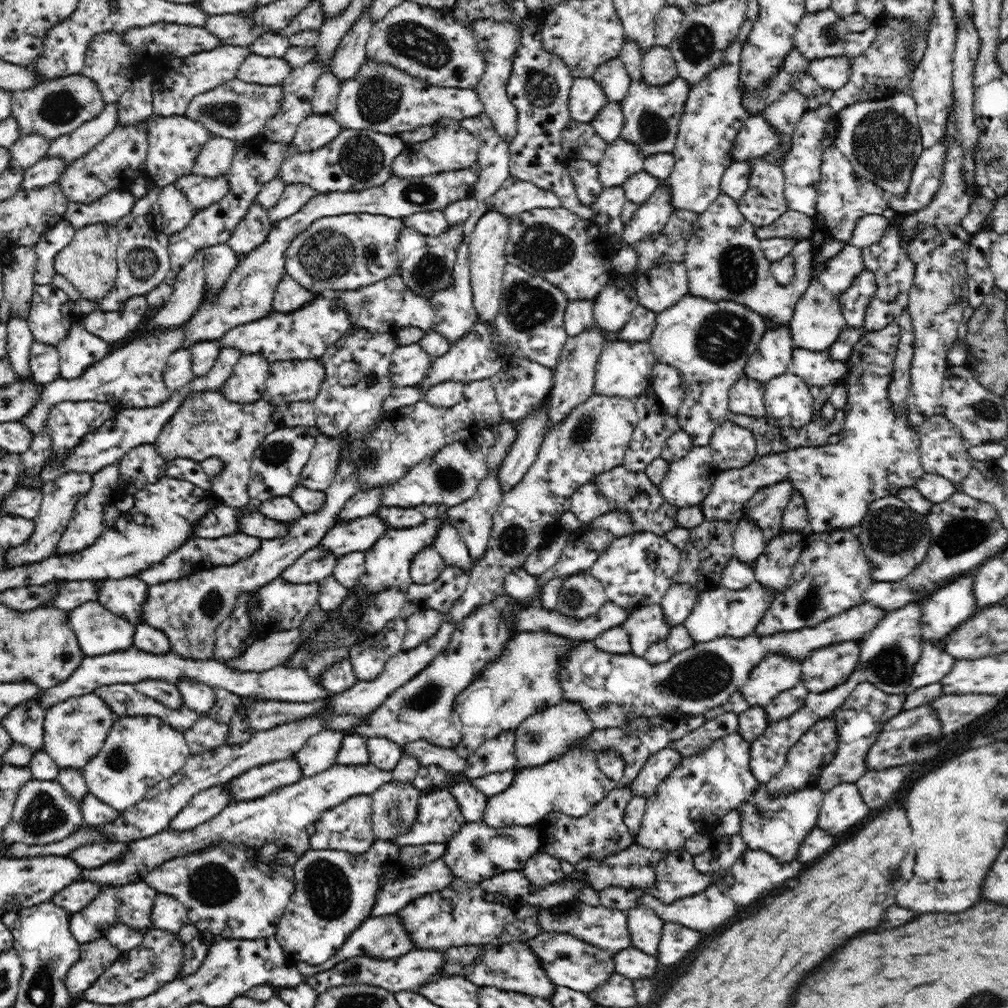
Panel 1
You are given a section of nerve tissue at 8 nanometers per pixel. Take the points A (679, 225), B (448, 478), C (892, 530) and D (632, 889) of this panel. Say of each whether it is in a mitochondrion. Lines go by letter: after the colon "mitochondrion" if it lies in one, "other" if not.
A: other
B: mitochondrion
C: mitochondrion
D: other

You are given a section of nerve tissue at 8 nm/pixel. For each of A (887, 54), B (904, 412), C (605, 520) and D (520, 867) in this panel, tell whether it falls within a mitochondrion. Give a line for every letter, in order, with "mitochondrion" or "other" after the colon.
A: other
B: other
C: other
D: other

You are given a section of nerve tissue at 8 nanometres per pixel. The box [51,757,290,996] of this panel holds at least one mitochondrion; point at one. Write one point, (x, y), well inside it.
(212, 884)

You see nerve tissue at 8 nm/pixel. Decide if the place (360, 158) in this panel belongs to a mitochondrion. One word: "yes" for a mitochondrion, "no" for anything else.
yes

